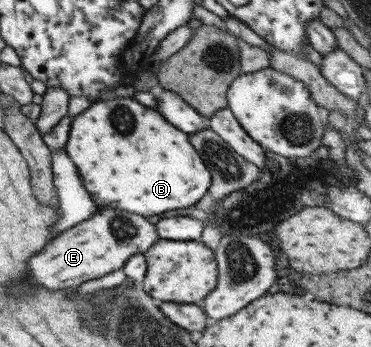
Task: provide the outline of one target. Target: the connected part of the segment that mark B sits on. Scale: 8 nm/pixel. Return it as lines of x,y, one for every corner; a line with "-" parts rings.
132,98
100,99
74,116
65,150
99,208
116,205
152,217
198,203
210,187
210,171
190,145
188,135
170,125
158,111

